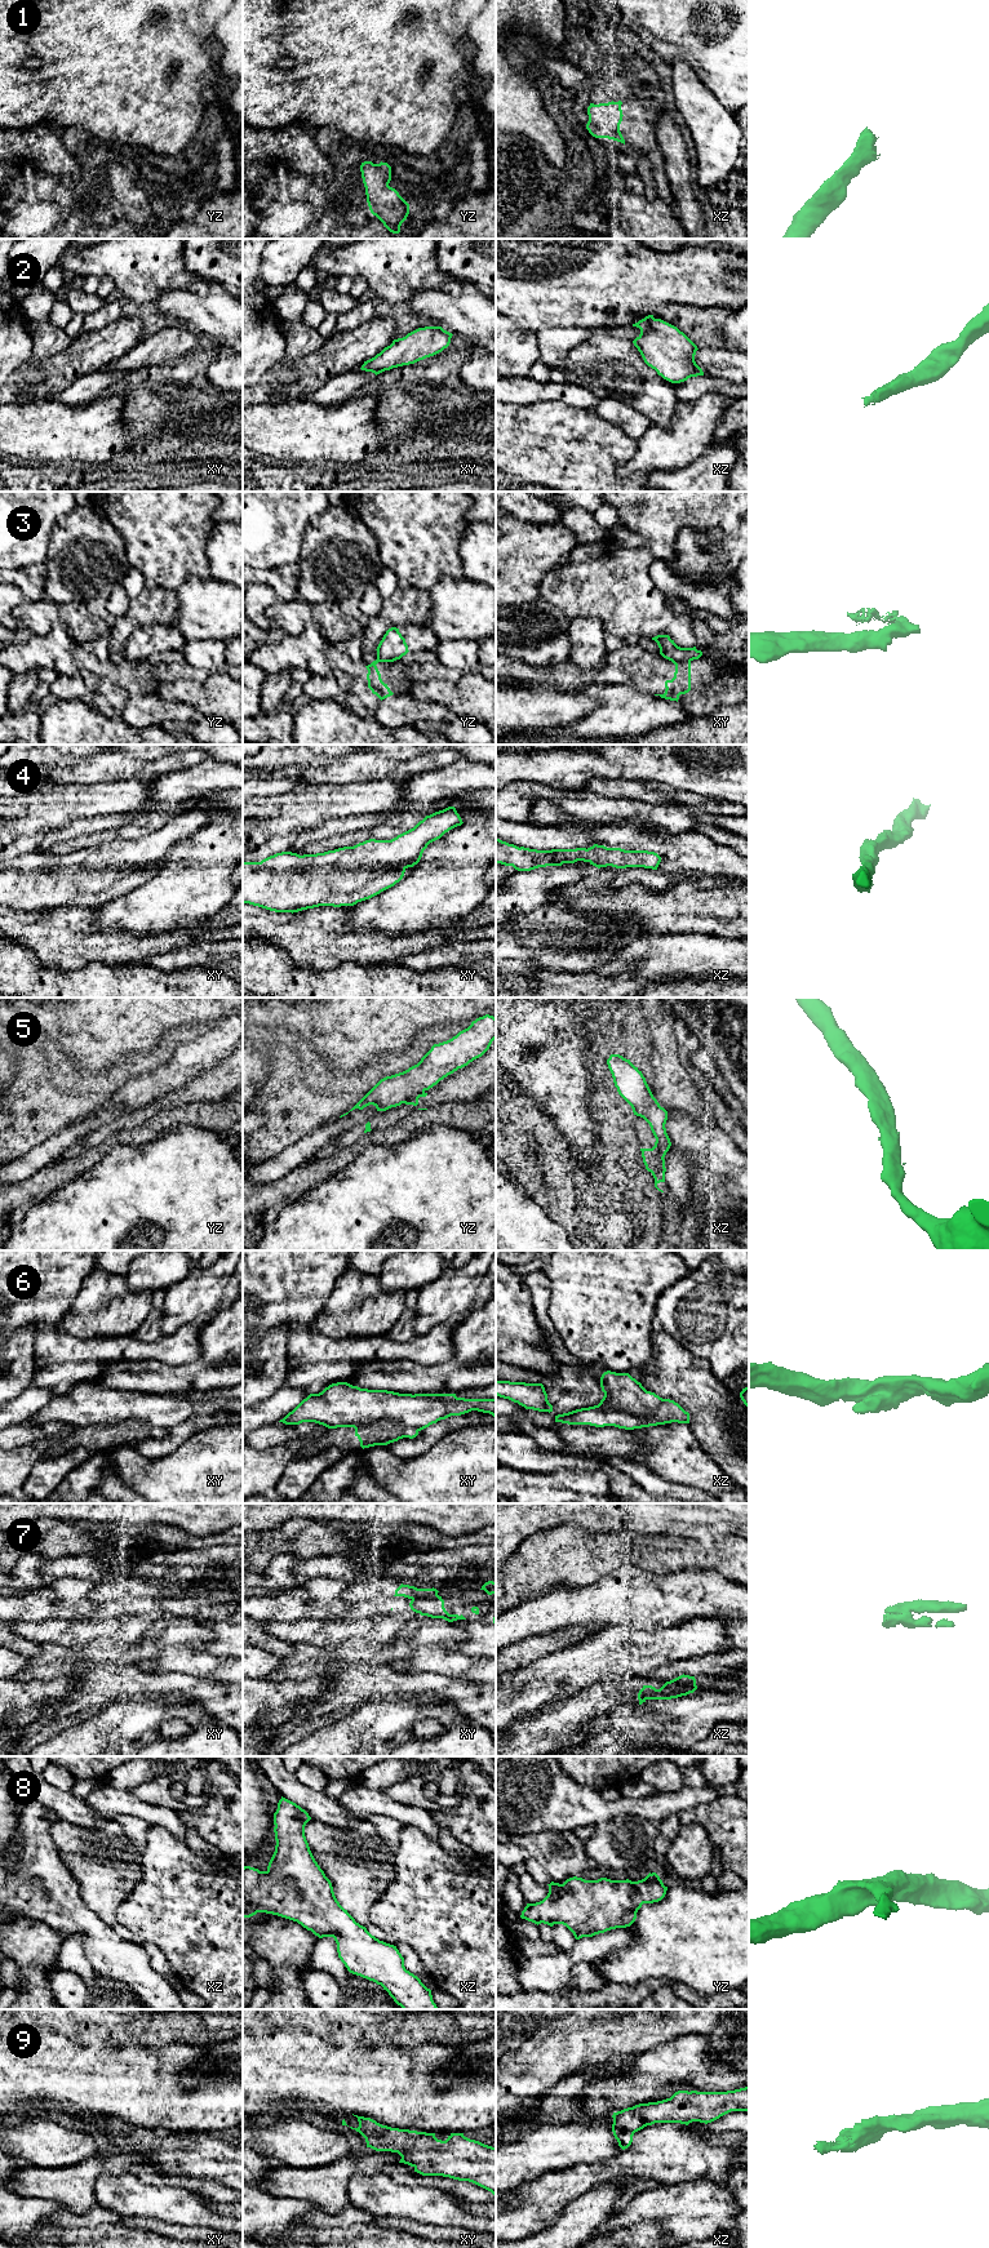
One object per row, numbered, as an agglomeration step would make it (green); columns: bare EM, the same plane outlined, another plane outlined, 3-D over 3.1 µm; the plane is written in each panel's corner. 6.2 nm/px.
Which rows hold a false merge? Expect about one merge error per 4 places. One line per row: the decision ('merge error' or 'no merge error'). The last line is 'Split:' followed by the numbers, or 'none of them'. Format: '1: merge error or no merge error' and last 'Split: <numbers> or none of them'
1: no merge error
2: no merge error
3: merge error
4: no merge error
5: merge error
6: merge error
7: merge error
8: no merge error
9: no merge error
Split: 3, 5, 6, 7

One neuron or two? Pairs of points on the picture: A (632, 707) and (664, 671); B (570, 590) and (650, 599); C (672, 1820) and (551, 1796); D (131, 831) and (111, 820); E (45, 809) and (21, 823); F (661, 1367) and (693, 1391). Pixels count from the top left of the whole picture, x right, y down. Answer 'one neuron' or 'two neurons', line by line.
A: two neurons
B: one neuron
C: two neurons
D: two neurons
E: one neuron
F: one neuron

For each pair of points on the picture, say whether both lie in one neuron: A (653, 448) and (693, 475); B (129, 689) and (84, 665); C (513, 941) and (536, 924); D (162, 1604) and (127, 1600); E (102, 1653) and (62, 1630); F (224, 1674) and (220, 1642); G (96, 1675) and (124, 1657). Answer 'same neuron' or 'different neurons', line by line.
A: different neurons
B: same neuron
C: same neuron
D: same neuron
E: different neurons
F: different neurons
G: different neurons

